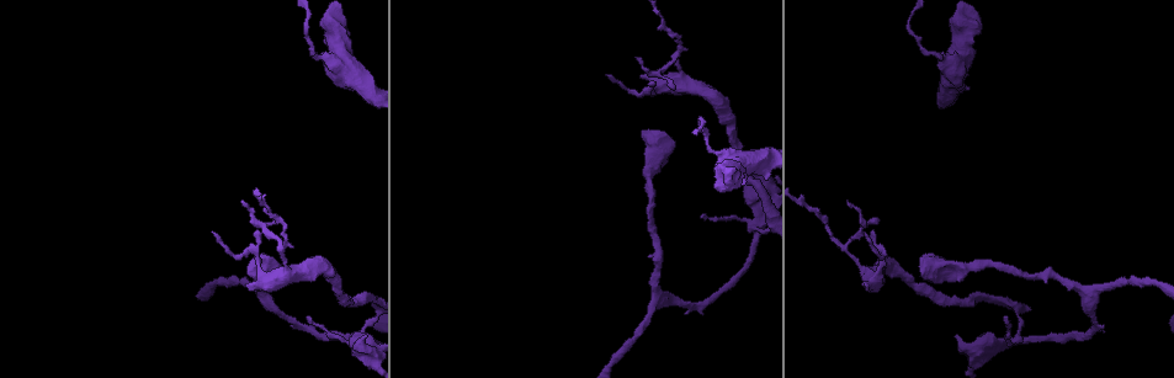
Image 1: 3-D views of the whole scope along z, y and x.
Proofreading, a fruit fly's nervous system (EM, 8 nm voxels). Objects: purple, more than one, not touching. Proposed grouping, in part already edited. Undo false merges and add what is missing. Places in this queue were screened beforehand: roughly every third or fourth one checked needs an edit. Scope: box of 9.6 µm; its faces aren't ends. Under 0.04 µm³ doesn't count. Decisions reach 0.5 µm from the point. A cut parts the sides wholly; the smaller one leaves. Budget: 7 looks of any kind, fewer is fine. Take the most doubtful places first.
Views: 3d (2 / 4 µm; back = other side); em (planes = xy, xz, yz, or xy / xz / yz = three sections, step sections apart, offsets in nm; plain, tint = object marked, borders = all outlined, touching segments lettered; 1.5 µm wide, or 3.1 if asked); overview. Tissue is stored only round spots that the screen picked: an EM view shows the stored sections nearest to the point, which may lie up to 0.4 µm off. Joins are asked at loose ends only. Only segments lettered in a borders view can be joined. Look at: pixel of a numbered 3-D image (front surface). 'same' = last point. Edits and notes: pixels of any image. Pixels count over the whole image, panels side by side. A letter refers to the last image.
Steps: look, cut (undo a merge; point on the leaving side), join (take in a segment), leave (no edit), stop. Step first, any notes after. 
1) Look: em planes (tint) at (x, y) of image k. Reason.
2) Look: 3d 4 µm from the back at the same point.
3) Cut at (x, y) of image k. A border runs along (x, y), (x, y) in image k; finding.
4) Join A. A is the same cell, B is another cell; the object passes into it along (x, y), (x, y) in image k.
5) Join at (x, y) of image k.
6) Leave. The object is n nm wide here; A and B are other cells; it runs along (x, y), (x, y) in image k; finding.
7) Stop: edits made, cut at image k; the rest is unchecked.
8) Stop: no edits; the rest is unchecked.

Look: 3d 2 µm at (756, 227) of image 1. Three arms meet.

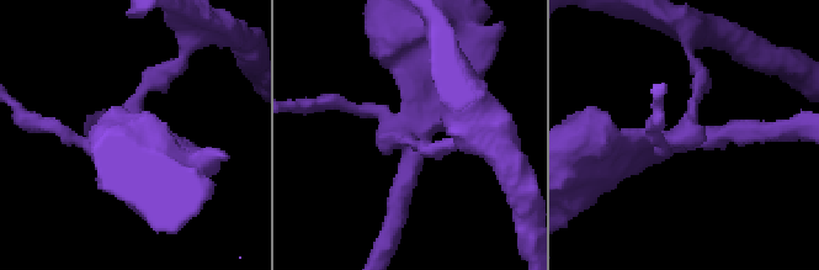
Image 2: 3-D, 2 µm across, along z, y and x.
Look: em planes (borders) at (401, 141) of image 2.

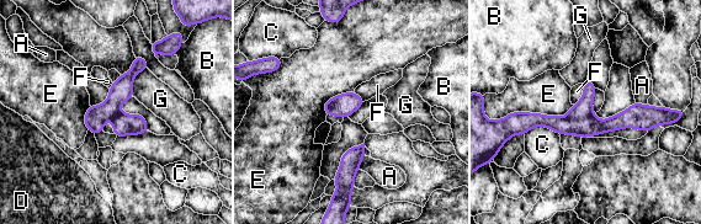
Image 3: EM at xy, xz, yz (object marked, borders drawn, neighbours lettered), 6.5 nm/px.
Cut at (583, 108) of image 3. The longest contact is with E, 480 nm; A, B, C, D, E, F and G are other cells; a border runs along (593, 113), (580, 118), (566, 116) in image 3; a second neuron is stuck on.

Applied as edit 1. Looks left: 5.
Look: em planes (tint) at (657, 295) of image 1. Sharp bend.

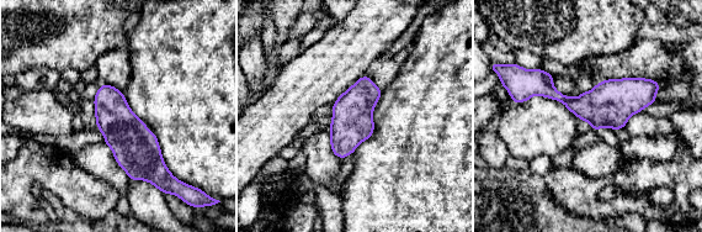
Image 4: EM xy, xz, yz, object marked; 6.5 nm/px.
Look: em planes (borders) at the same point. What lies round it.

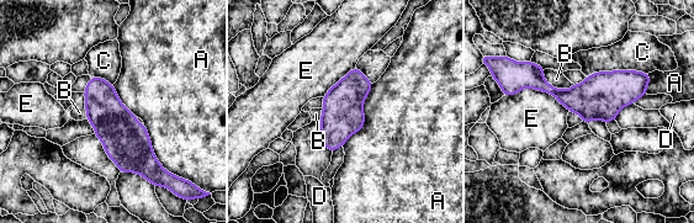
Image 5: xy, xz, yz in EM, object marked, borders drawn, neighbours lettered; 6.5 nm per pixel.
Leave. The longest contact is with A, 460 nm; A, B, C, D and E are other cells; it runs along (501, 78), (533, 78), (563, 96), (634, 96) in image 5; all the same neuron.

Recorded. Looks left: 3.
Stop: edits made, cut at image 3; the rest is unchecked.

